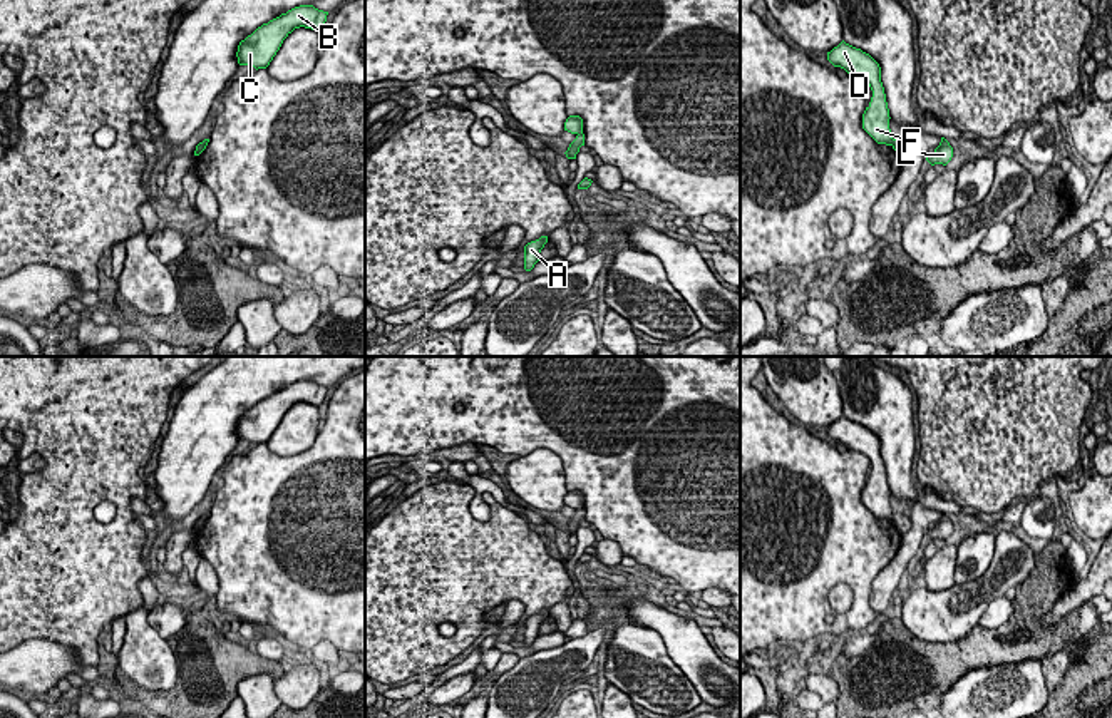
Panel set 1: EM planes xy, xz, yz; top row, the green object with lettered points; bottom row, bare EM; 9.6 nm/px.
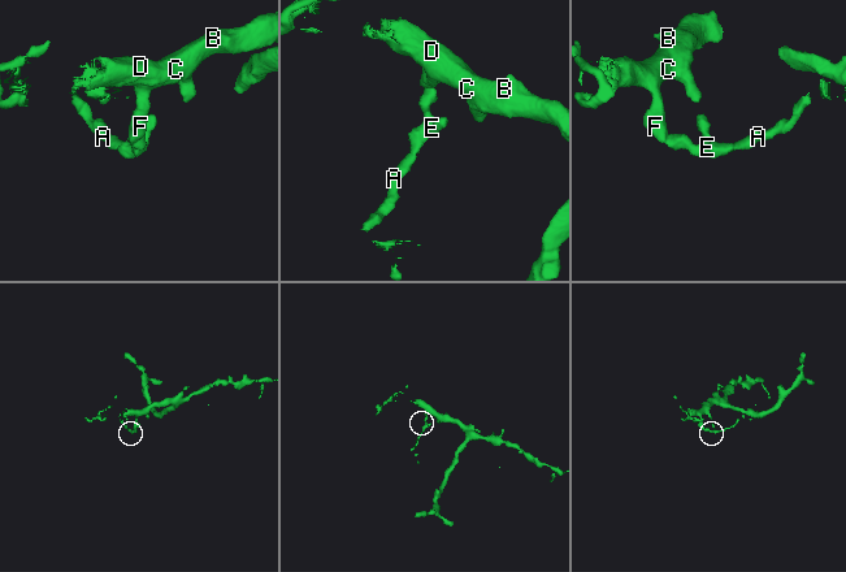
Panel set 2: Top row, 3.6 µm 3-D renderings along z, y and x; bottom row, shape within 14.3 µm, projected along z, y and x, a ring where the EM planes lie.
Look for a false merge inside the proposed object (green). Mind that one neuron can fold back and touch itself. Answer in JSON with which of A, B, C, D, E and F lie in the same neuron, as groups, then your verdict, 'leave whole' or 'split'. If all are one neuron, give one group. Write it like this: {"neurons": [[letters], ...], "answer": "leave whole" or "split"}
{"neurons": [["A", "E"], ["B", "C", "D", "F"]], "answer": "split"}

